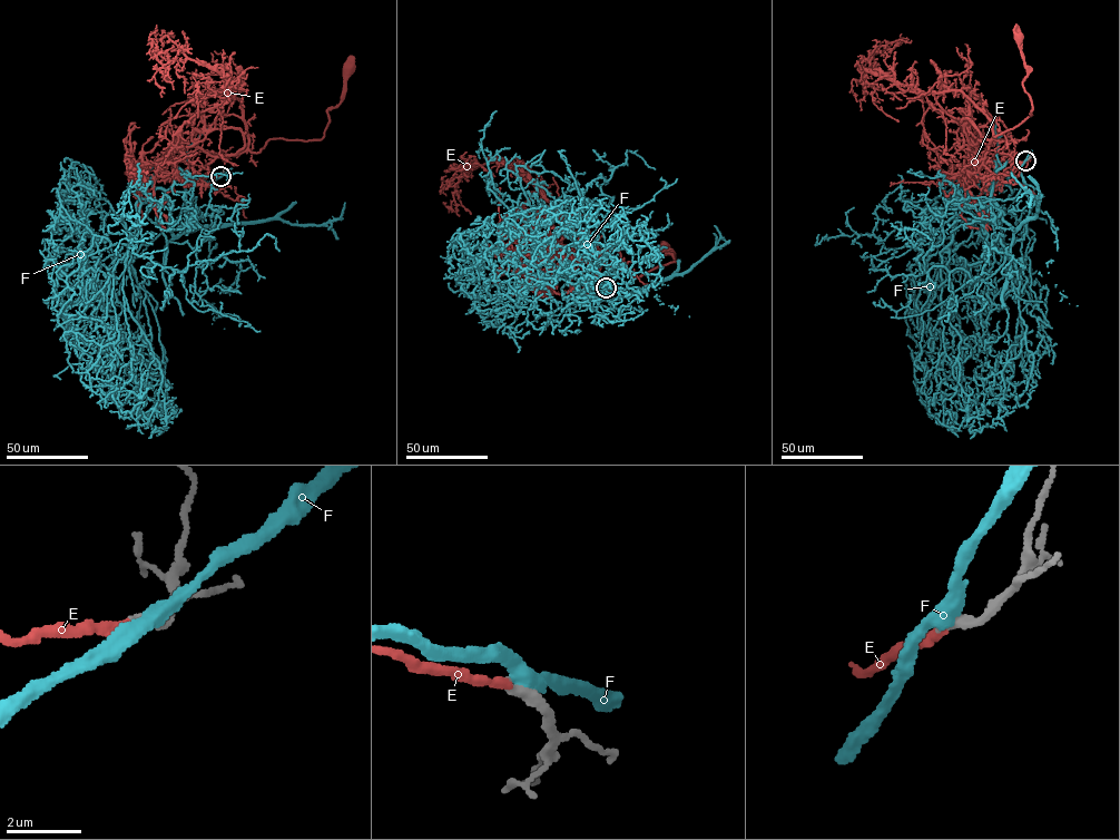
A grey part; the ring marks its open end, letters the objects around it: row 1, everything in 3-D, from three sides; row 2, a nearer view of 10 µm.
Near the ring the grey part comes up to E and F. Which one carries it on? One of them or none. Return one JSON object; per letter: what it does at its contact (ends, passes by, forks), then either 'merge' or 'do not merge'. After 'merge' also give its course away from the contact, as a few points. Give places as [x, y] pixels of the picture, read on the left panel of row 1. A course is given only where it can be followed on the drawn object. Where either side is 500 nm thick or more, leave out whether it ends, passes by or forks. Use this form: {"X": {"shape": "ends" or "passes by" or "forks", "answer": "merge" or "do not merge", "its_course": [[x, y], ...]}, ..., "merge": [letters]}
{"E": {"shape": "ends", "answer": "merge", "its_course": [[220, 175], [209, 176], [207, 165], [218, 157], [258, 153], [271, 139], [321, 139], [349, 67]]}, "F": {"shape": "passes by", "answer": "do not merge"}, "merge": ["E"]}

